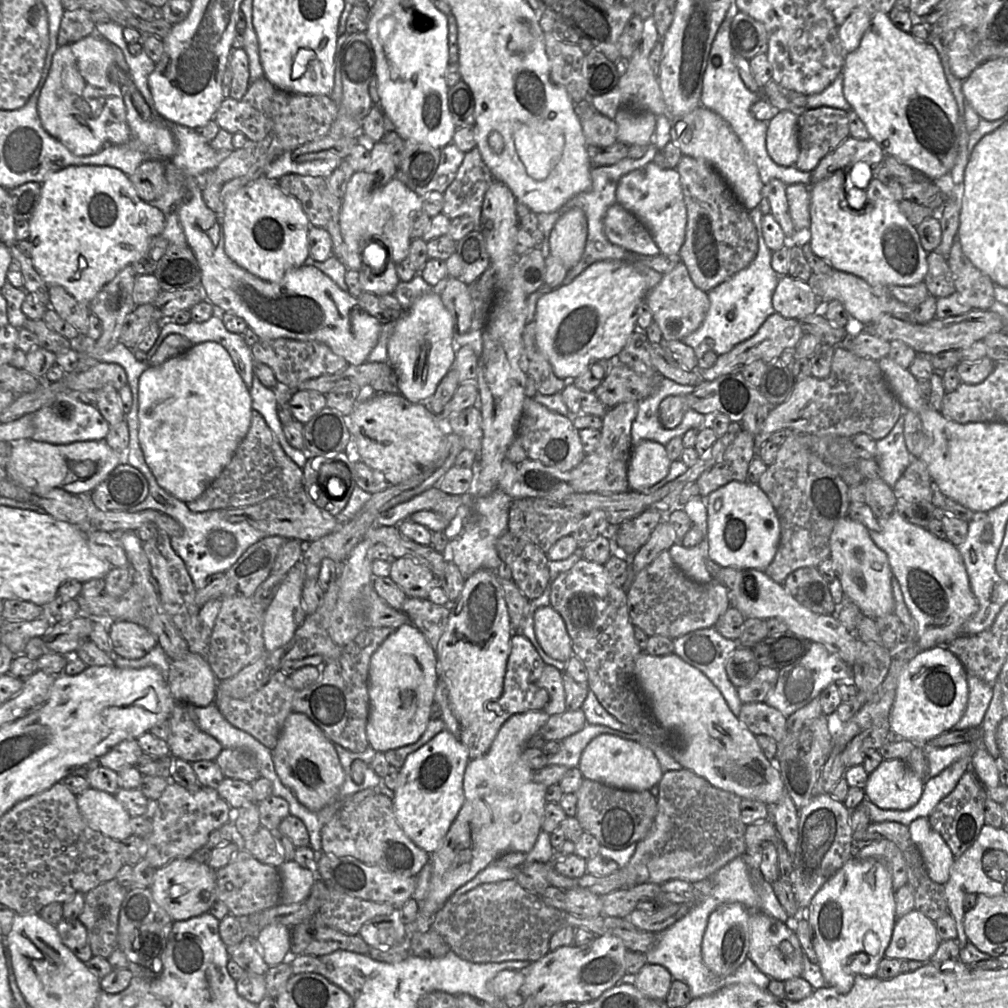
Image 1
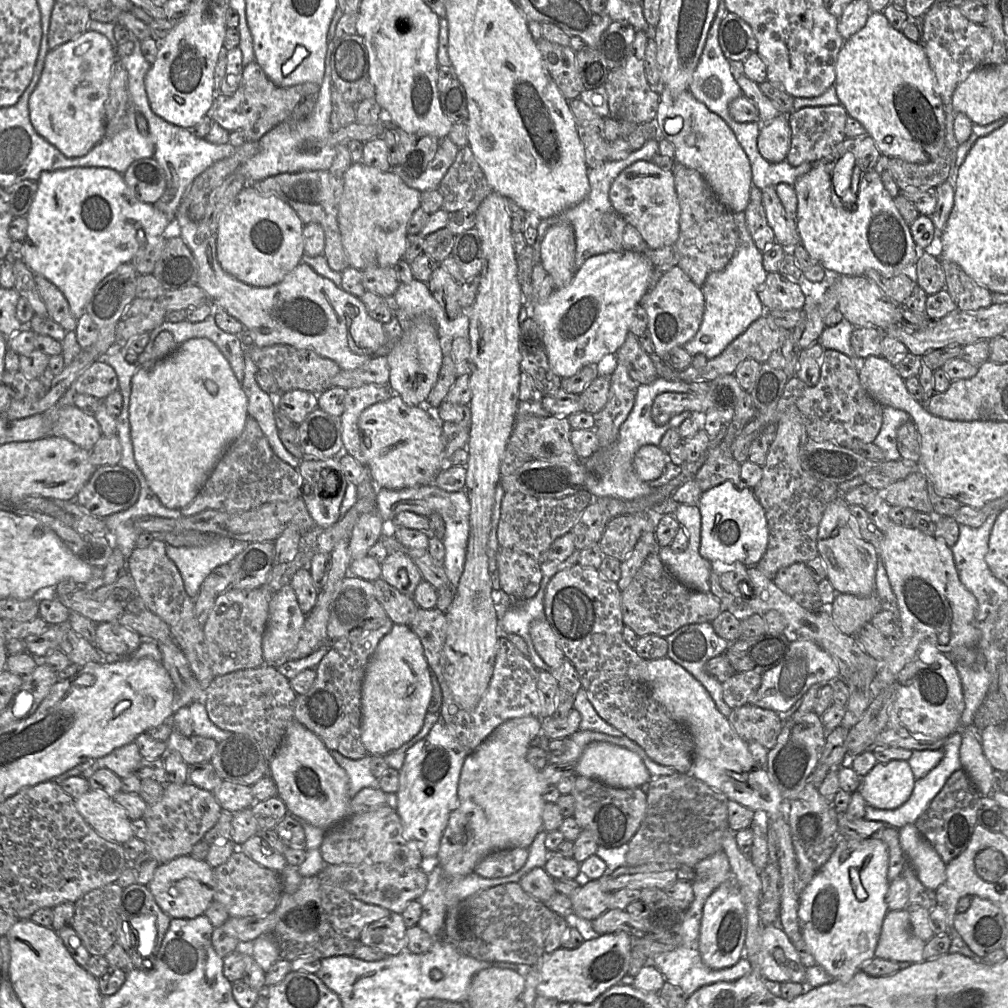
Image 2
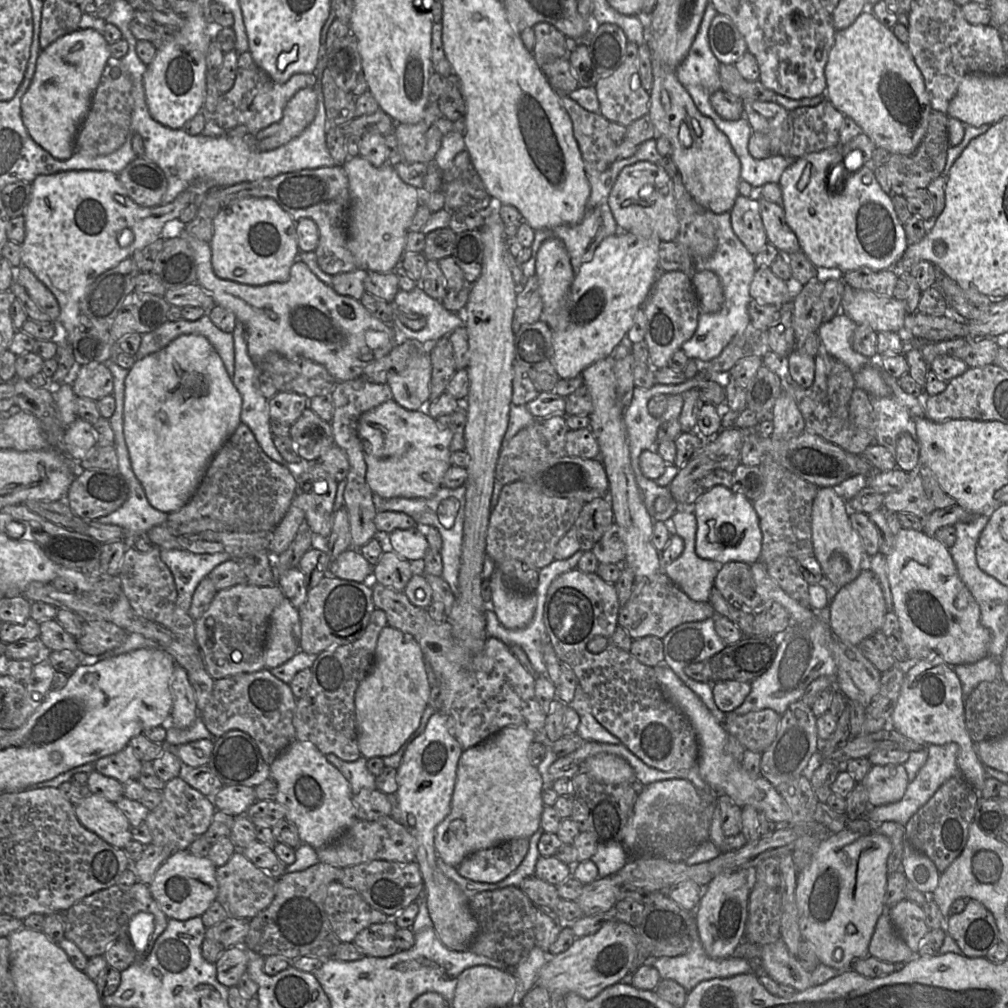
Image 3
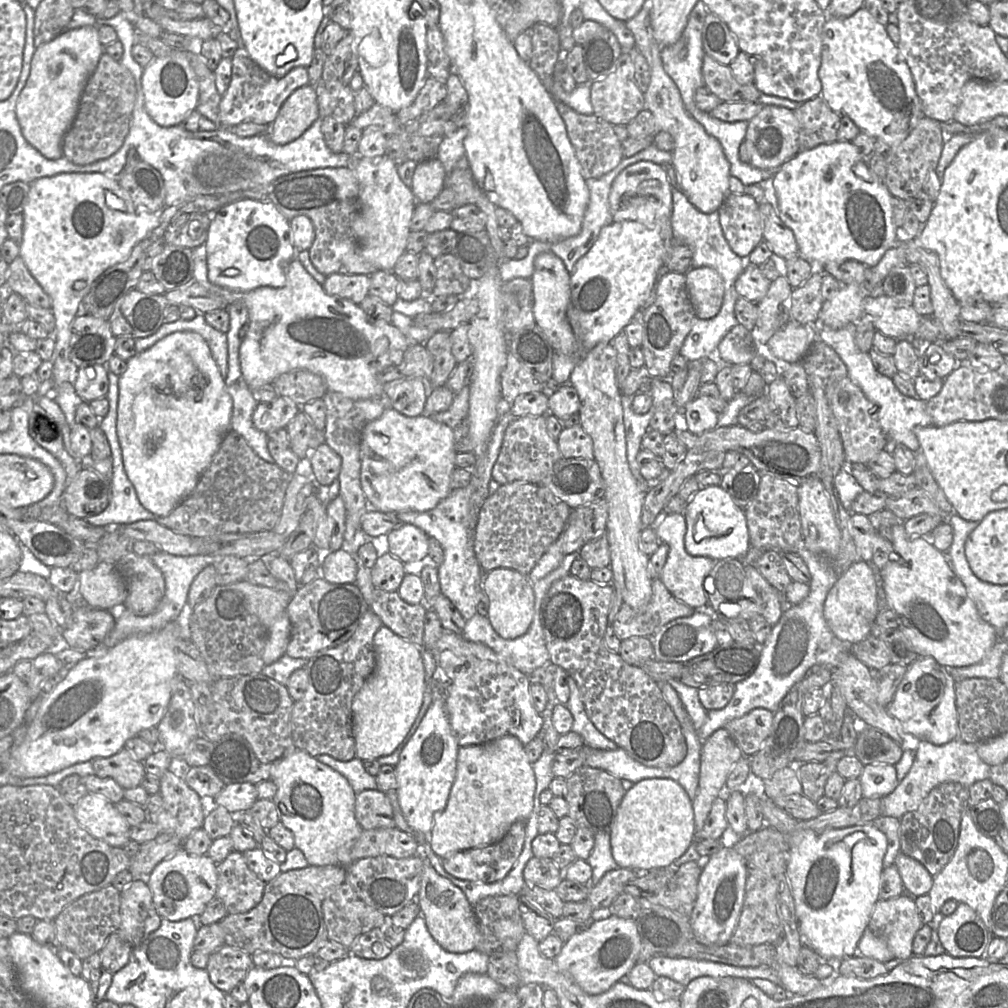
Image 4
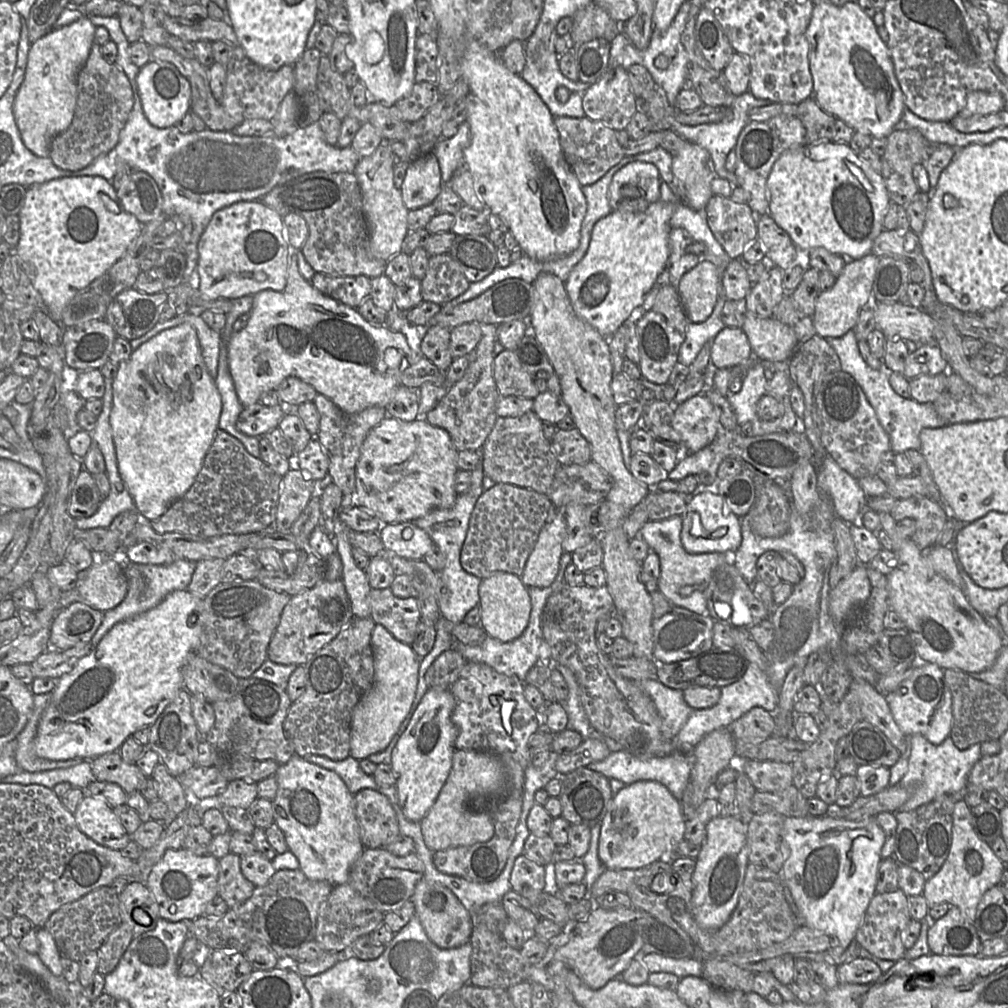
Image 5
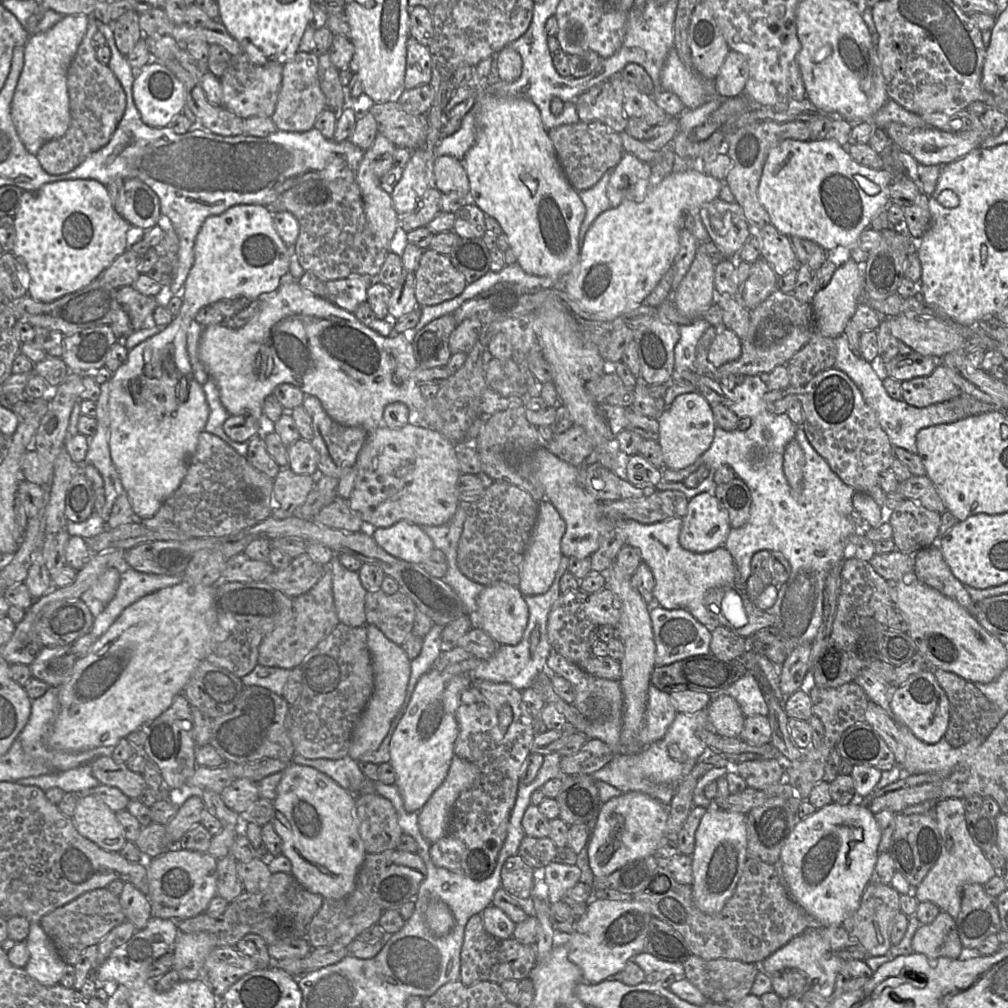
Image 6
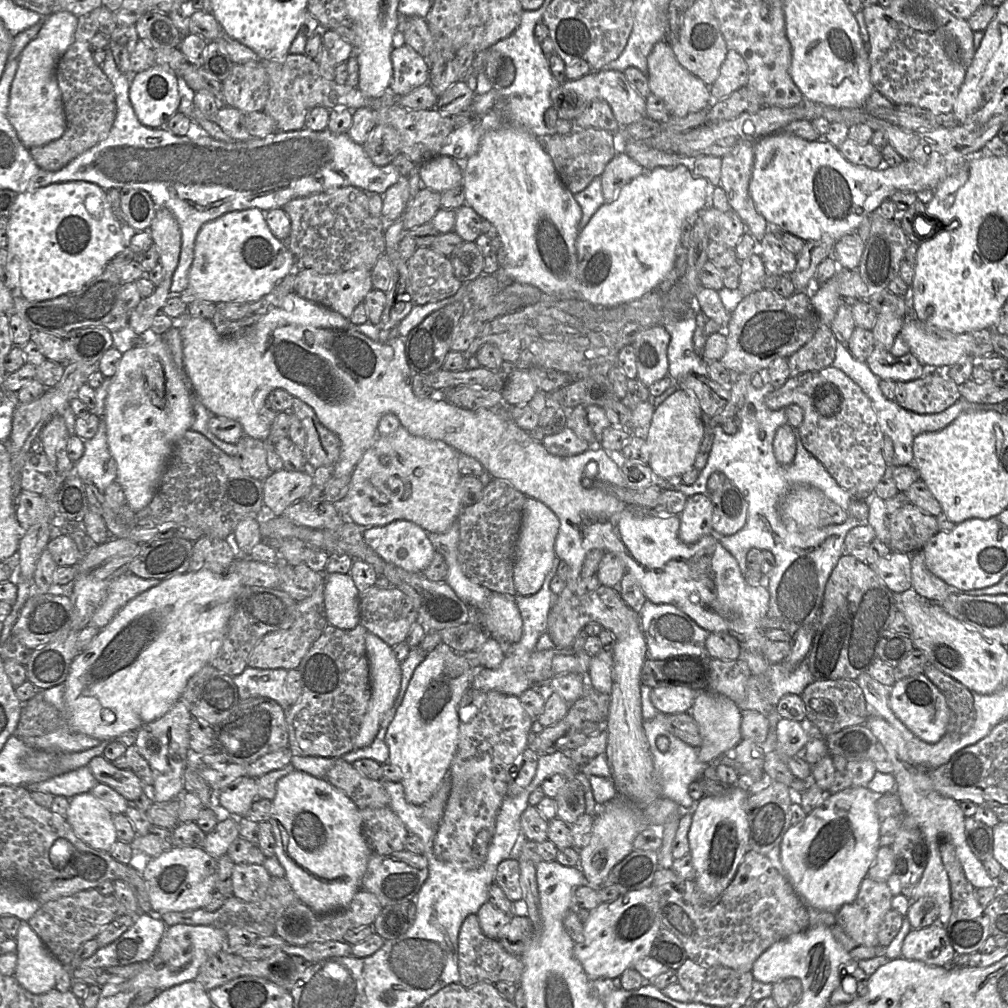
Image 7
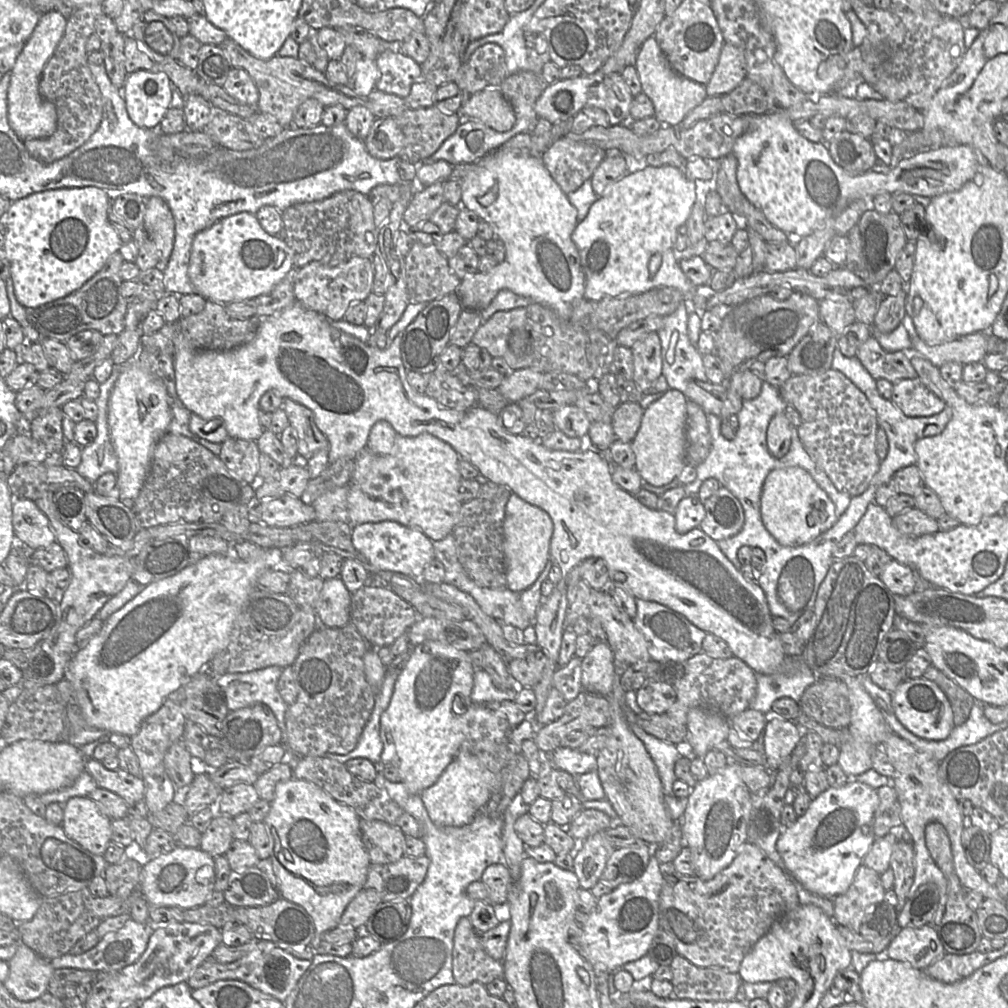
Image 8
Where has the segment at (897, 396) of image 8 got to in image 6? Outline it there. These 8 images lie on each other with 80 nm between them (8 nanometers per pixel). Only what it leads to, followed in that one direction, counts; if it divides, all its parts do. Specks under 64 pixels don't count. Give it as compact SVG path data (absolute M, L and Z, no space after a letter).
M942 364L928 376L902 381L901 391L902 400L916 408L949 401L962 394L950 377L950 369Z

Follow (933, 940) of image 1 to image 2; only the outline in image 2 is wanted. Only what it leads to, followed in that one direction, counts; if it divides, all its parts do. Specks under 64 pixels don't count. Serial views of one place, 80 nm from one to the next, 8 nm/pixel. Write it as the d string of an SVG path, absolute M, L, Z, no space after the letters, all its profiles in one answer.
M906 908L889 910L883 920L875 956L895 962L919 963L924 960L925 945L925 941L914 935Z

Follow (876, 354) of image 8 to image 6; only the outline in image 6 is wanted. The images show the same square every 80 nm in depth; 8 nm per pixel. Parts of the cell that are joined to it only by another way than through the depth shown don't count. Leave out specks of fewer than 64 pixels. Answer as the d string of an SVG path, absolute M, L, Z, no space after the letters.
M915 351L906 355L899 354L887 362L882 361L881 358L878 361L881 372L901 382L928 376L940 364L942 364L942 358L923 356Z

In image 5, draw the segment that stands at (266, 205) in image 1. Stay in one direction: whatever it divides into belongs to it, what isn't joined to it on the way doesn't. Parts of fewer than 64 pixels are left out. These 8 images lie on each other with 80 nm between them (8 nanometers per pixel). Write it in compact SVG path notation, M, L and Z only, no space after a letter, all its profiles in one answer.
M239 201L215 212L198 242L197 290L203 300L234 300L263 290L283 291L290 248L283 217L259 201Z

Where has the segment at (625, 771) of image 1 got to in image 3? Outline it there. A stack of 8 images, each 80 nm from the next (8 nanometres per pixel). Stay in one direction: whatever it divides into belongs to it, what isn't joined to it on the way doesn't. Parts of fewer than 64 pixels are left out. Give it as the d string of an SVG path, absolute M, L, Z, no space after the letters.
M601 753L587 758L580 770L605 784L622 784L636 781L634 769L622 757Z

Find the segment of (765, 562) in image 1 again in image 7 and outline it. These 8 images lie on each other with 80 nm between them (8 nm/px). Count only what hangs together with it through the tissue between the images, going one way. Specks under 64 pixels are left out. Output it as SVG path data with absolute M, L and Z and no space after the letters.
M709 494L688 497L685 508L679 515L679 539L685 544L694 544L706 535L712 535L712 515L713 505Z

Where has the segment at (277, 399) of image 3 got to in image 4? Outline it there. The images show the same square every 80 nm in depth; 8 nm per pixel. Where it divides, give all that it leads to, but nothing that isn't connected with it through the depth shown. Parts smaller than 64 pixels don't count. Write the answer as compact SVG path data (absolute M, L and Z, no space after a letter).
M277 396L270 402L259 402L253 412L254 426L263 432L286 428L301 411L301 406L287 397Z

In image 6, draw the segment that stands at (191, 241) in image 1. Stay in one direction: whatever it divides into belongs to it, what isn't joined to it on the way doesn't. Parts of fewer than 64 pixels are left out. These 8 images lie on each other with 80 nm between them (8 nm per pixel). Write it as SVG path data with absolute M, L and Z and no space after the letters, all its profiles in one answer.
M289 272L283 276L277 290L263 293L256 300L259 310L245 326L238 329L223 324L207 326L199 342L199 359L217 385L220 401L230 416L255 416L260 424L258 435L264 437L274 429L274 423L262 414L264 401L277 386L289 383L300 388L307 396L318 398L334 421L345 426L362 427L369 434L382 424L384 410L393 402L404 403L414 416L413 421L423 424L429 404L422 397L414 377L418 365L412 345L402 333L396 336L380 335L360 322L354 313L302 288Z

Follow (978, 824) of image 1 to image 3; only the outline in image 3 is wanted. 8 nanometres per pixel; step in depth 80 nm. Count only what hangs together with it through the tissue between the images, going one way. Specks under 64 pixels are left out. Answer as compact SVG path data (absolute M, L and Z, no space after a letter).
M961 775L945 781L934 795L904 825L904 837L917 851L929 857L942 873L962 852L969 834L969 824L974 820L978 792Z

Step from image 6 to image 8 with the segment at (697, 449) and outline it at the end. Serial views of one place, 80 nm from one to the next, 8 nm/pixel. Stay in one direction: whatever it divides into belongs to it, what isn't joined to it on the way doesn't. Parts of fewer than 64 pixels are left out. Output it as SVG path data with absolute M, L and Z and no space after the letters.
M669 389L657 401L649 405L643 414L640 428L631 442L635 453L635 469L644 482L660 487L678 478L686 467L686 396L678 391Z

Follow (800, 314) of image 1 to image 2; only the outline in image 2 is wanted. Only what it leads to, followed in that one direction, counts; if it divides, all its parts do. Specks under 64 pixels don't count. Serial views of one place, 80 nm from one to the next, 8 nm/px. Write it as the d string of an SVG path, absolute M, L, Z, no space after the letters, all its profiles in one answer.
M769 272L758 296L767 310L802 310L811 288L778 272Z

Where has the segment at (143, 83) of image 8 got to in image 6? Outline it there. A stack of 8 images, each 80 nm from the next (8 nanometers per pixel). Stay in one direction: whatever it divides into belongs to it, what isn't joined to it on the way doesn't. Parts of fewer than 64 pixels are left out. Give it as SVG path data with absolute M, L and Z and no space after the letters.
M155 60L137 71L132 94L142 121L154 128L168 126L177 115L183 112L186 106L186 95L182 82L165 65Z

